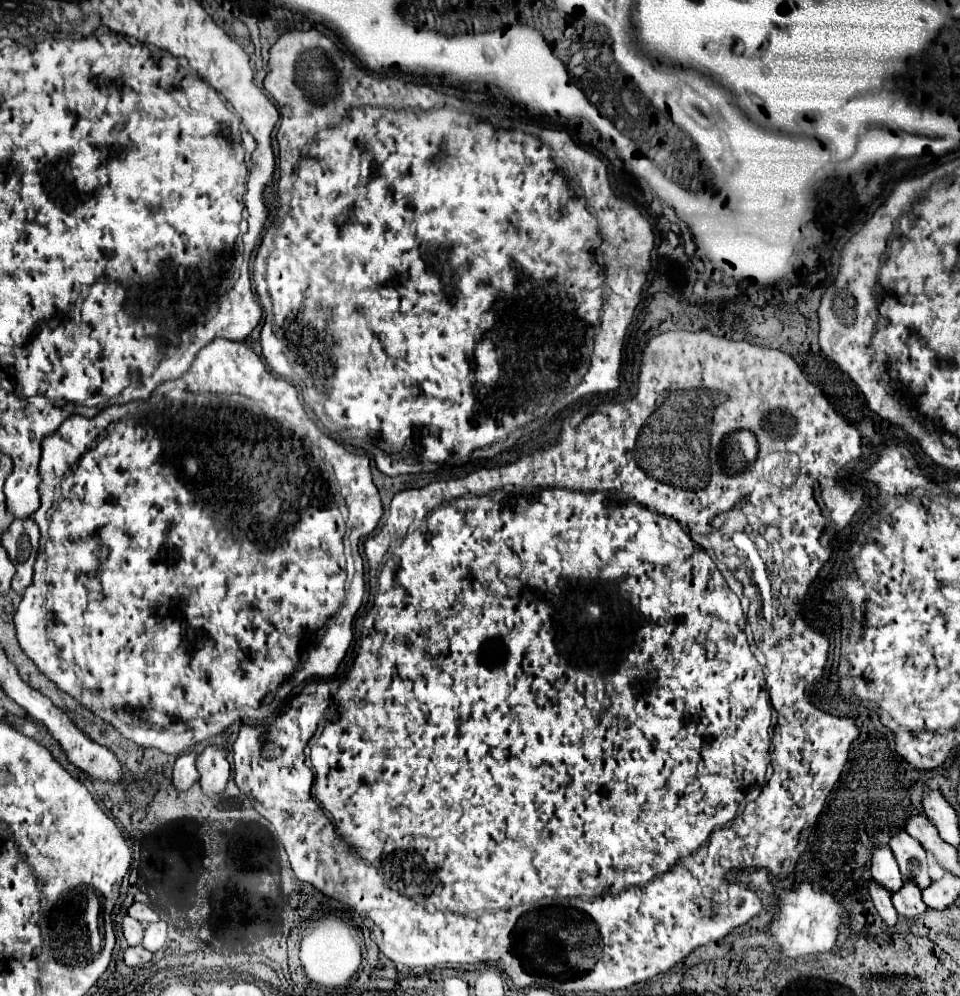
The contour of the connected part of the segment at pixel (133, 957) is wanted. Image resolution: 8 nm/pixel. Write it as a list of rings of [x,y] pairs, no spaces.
[[[142,945],[128,947],[128,949],[124,951],[124,961],[126,961],[126,965],[130,965],[130,967],[144,965],[144,963],[146,963],[146,961],[150,961],[150,959],[152,959],[152,953],[150,953],[150,951],[146,951]]]

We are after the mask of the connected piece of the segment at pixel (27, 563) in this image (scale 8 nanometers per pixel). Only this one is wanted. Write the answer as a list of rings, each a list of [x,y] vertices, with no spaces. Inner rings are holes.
[[[26,517],[24,521],[14,521],[10,525],[8,533],[4,533],[4,537],[2,537],[8,557],[10,557],[12,565],[16,567],[16,575],[12,579],[12,589],[18,593],[22,593],[32,583],[34,561],[38,555],[38,539],[30,539],[30,533],[28,533],[30,523],[32,523],[30,517]]]

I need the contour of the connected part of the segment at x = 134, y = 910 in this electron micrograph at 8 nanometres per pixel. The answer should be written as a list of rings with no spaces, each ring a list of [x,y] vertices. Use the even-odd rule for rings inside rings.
[[[132,903],[130,909],[128,909],[128,915],[134,917],[134,919],[138,919],[142,925],[148,925],[148,923],[152,923],[152,921],[158,919],[158,915],[146,903]]]

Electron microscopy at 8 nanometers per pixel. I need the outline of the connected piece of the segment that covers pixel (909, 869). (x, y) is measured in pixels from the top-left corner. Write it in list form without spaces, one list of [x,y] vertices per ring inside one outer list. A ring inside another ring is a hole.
[[[902,829],[900,833],[894,833],[890,837],[888,845],[898,861],[898,867],[904,879],[912,879],[920,889],[926,889],[930,885],[930,877],[928,877],[928,865],[926,865],[926,851],[920,845],[920,841],[916,841]]]

